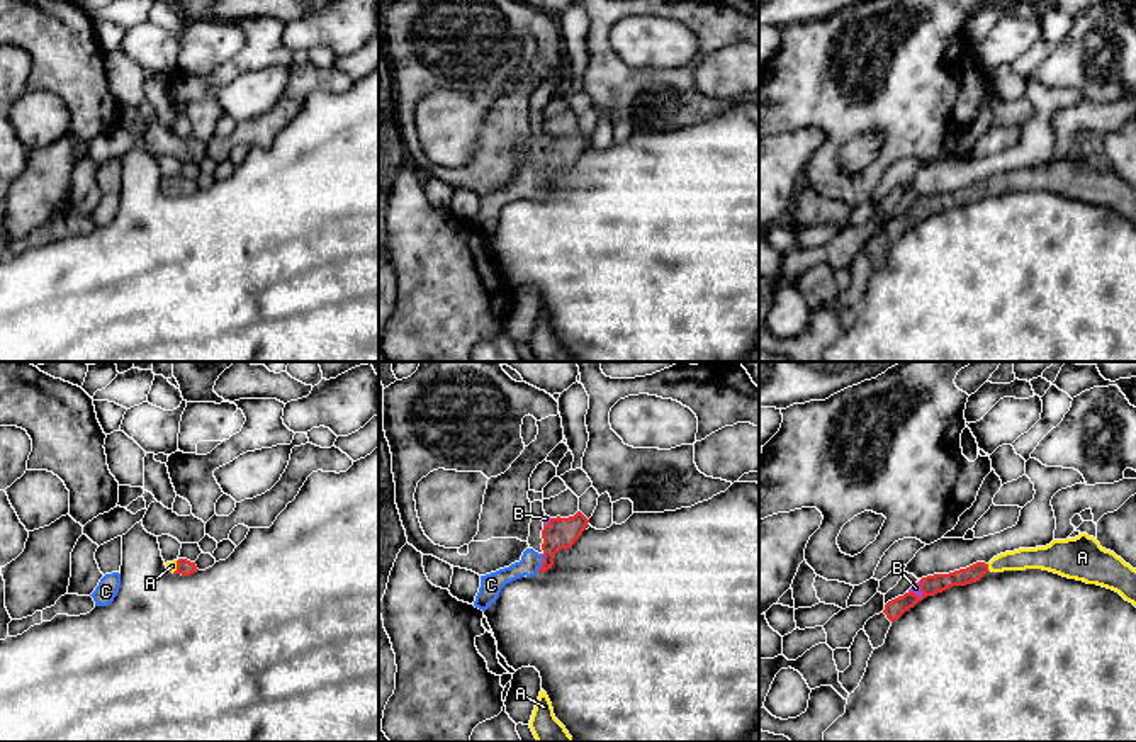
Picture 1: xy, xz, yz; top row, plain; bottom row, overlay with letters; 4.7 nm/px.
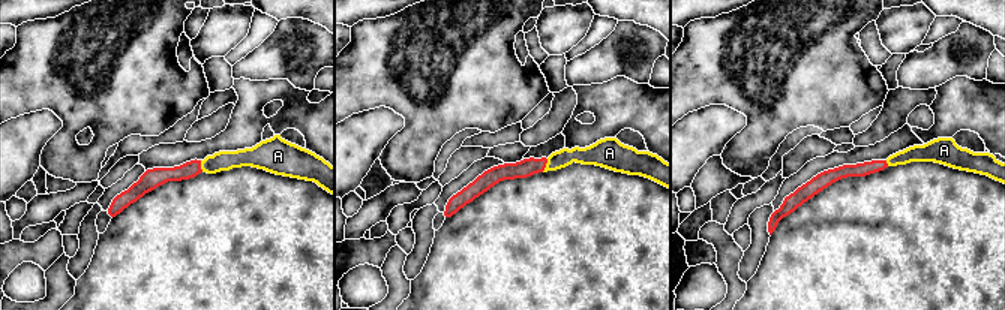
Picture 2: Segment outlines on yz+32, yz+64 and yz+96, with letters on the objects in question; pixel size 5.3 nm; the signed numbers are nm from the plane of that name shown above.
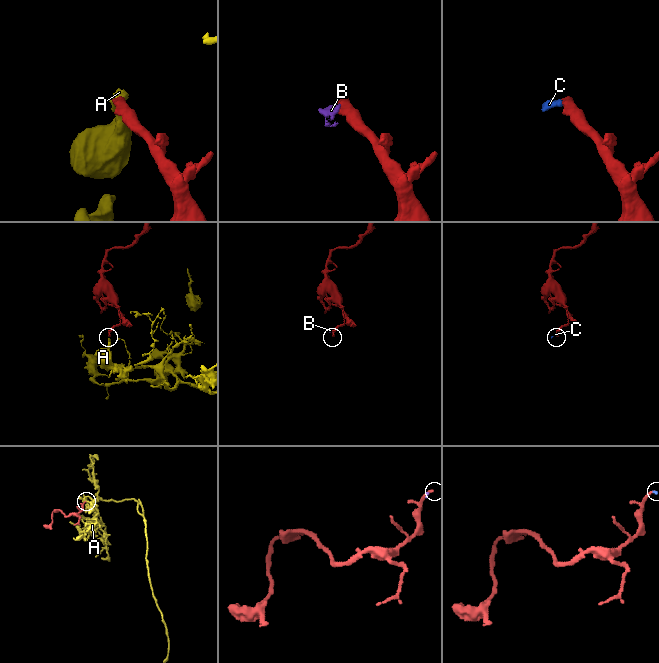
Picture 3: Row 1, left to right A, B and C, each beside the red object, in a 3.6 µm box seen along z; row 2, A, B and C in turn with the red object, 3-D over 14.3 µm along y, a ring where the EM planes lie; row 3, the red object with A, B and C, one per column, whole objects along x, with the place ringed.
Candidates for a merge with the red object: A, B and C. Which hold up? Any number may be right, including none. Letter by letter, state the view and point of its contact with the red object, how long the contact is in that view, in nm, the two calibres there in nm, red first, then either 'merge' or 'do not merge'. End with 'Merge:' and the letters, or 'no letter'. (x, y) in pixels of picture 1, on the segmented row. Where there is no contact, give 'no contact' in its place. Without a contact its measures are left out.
A: contact yz (987, 567); length 30 nm; calibres 90 and 100 nm; merge
B: contact yz (914, 593); length 80 nm; calibres 90 and 50 nm; merge
C: contact xz (544, 562); length 90 nm; calibres 150 and 100 nm; merge
Merge: A, B, C

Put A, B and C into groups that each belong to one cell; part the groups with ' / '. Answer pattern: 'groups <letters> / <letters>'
groups A B C

